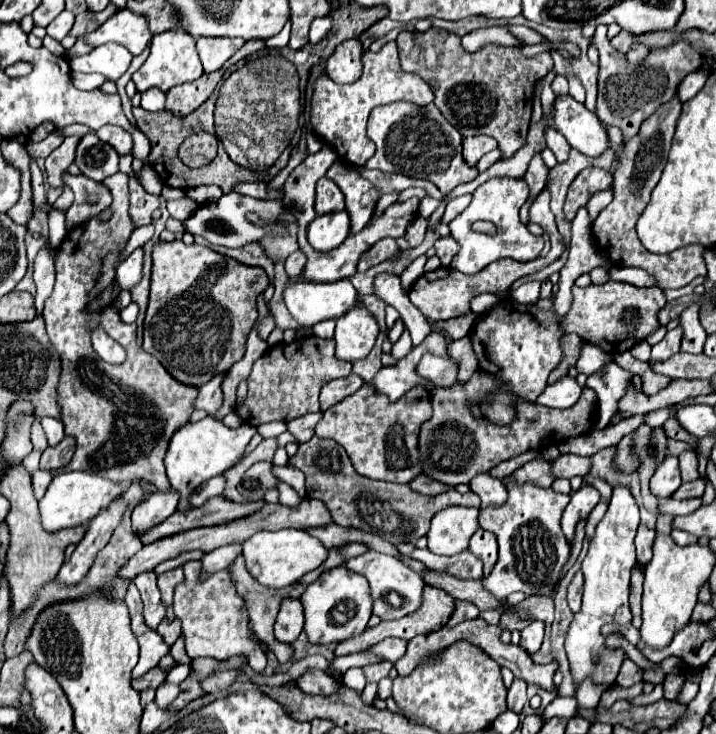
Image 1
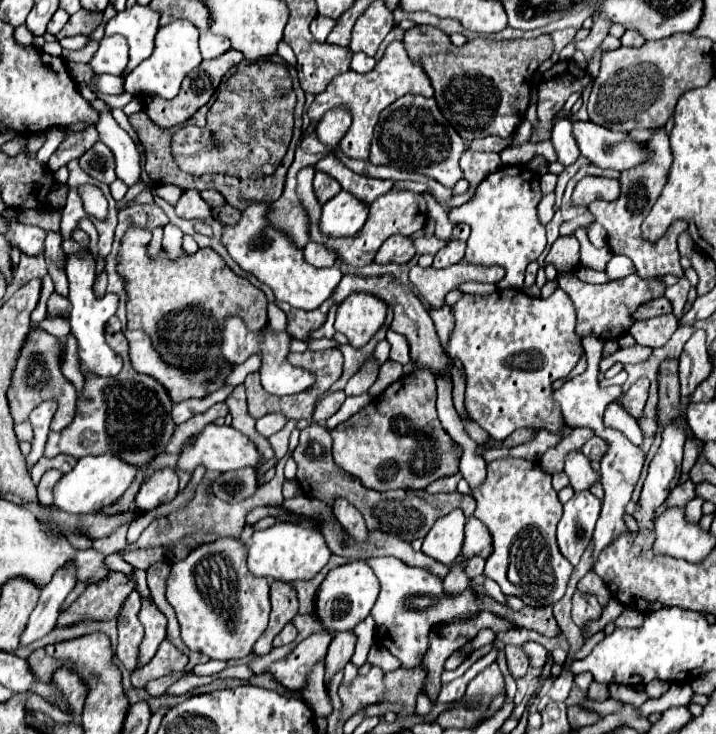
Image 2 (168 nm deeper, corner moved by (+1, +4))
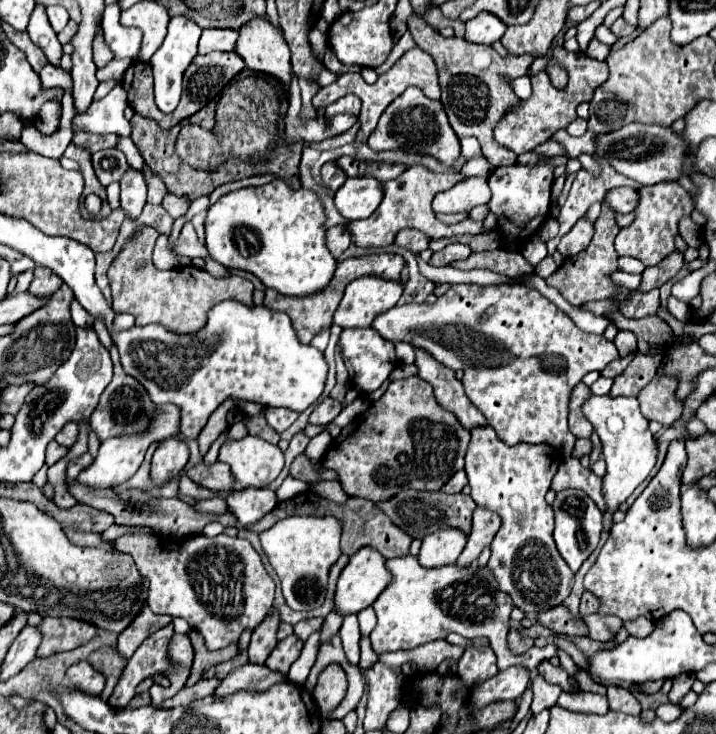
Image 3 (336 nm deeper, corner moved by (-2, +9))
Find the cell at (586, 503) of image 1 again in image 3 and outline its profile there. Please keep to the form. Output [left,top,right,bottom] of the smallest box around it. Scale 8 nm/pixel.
[551,490,603,572]

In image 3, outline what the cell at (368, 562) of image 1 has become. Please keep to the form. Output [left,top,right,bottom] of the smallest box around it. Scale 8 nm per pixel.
[369,556,557,670]

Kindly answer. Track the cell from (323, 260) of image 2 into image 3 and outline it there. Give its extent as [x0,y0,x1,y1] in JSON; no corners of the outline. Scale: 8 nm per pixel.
[327,226,351,258]

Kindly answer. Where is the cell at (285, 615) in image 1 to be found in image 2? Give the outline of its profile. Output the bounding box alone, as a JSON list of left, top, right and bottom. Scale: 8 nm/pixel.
[274,623,296,647]

